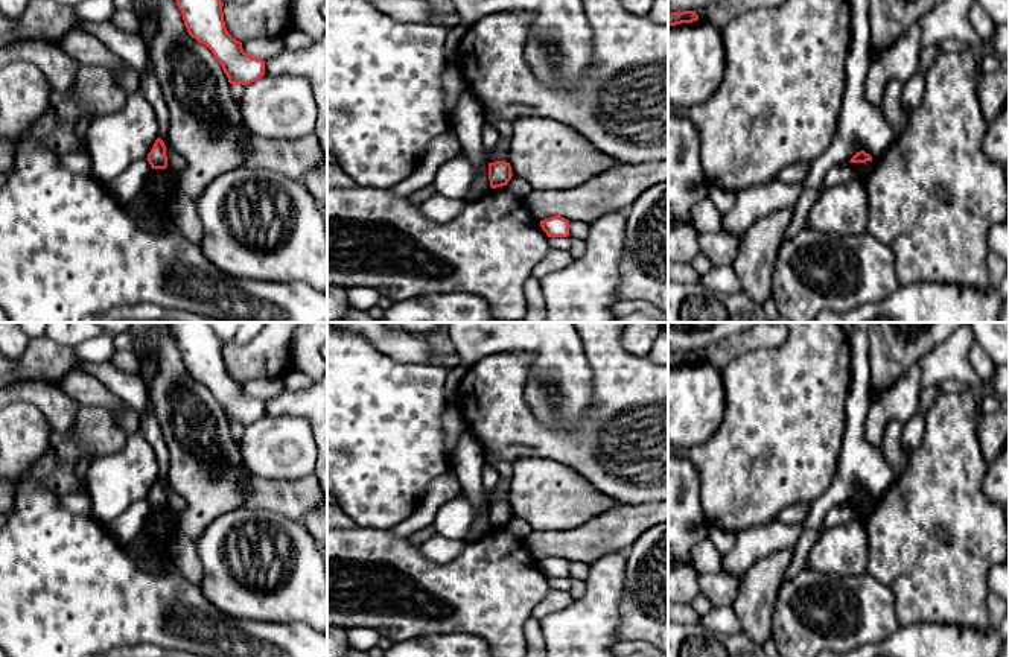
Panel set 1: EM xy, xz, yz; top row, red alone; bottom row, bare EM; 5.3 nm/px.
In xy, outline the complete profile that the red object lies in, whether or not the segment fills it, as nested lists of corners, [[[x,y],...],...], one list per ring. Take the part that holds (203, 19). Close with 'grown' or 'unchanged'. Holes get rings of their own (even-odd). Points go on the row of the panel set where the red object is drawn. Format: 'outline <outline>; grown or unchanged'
outline [[[177,0],[192,38],[212,50],[230,84],[248,85],[265,75],[265,61],[247,55],[224,21],[221,0]]]; unchanged

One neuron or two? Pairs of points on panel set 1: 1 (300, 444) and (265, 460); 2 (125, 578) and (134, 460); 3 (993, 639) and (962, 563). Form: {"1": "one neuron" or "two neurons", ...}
{"1": "one neuron", "2": "two neurons", "3": "two neurons"}

